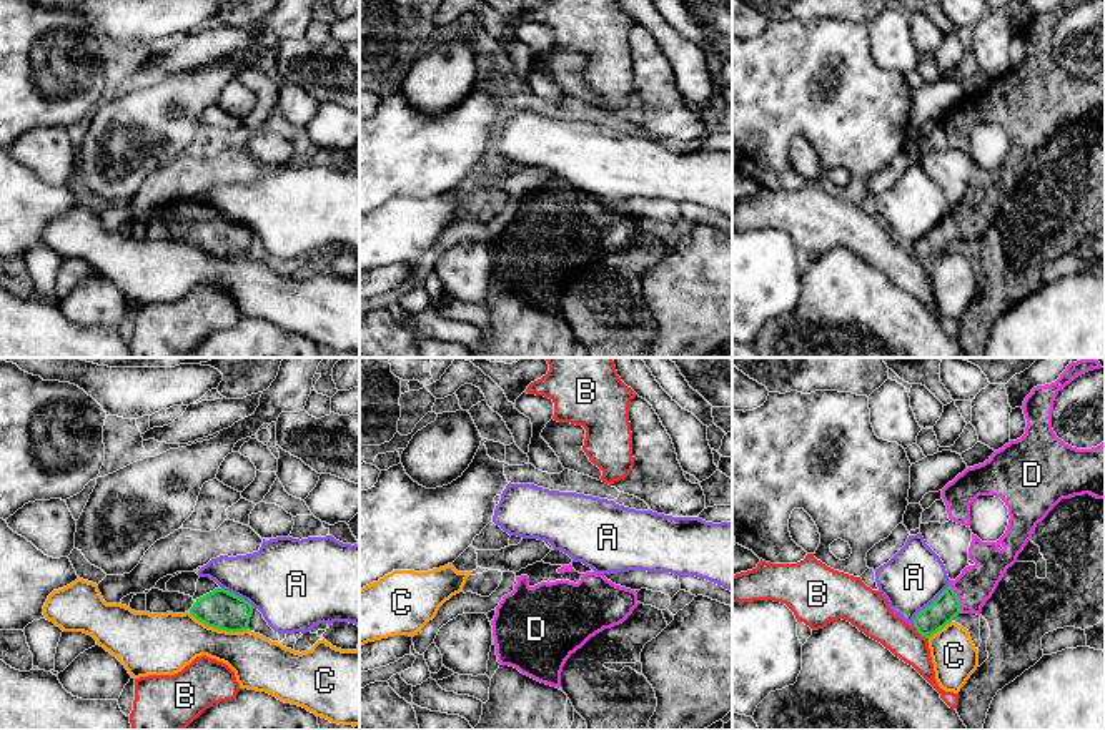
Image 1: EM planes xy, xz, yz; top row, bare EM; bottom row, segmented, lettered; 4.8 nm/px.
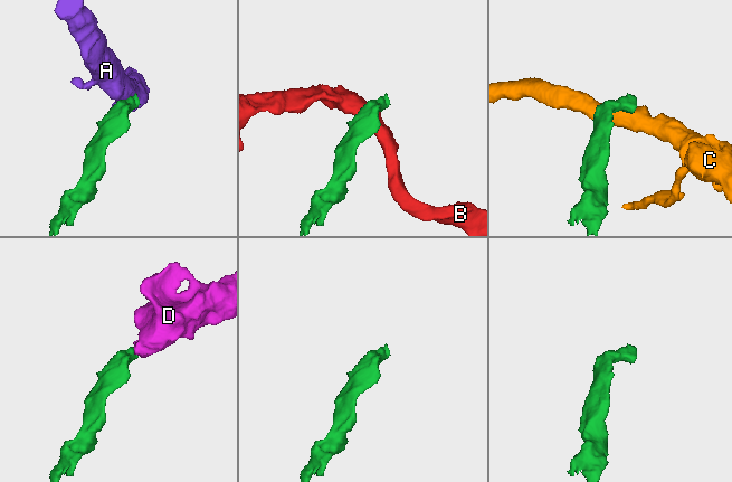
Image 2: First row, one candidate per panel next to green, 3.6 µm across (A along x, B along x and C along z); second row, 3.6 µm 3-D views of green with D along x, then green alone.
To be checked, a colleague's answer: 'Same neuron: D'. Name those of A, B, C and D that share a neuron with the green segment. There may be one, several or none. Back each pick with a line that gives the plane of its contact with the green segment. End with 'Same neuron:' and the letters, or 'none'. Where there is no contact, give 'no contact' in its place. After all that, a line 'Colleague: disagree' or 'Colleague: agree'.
D: contact in yz
Same neuron: D
Colleague: agree

